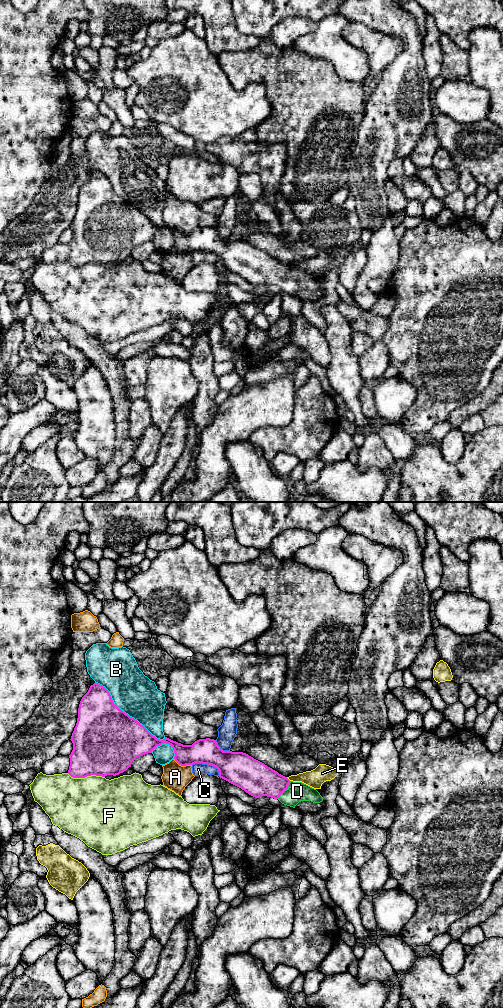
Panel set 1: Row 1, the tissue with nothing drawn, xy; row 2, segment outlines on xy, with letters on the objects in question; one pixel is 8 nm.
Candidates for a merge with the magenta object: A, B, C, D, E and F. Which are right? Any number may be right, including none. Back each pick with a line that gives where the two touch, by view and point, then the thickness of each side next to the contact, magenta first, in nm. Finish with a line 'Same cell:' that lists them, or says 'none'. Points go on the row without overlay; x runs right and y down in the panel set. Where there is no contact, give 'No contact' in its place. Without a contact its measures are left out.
D: Touches magenta at xy (285, 277). Thickness 280 nm (magenta) against 160 nm
Same cell: D

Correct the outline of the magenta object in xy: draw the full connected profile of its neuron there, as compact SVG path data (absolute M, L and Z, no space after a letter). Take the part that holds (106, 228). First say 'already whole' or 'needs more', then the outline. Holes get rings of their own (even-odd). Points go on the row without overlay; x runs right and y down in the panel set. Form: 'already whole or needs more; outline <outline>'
needs more; outline M98 171L91 173L80 189L77 211L70 228L73 231L73 238L69 243L68 262L73 266L85 266L91 263L102 265L119 263L131 255L136 246L152 241L157 234L166 231L172 234L175 241L174 247L179 253L186 254L195 251L212 253L218 257L220 266L255 286L271 285L293 296L300 289L313 291L323 289L323 285L316 277L302 270L290 269L246 241L223 239L214 227L199 227L192 233L183 233L167 225L163 228L157 227L137 208L119 197L114 192L109 179Z

